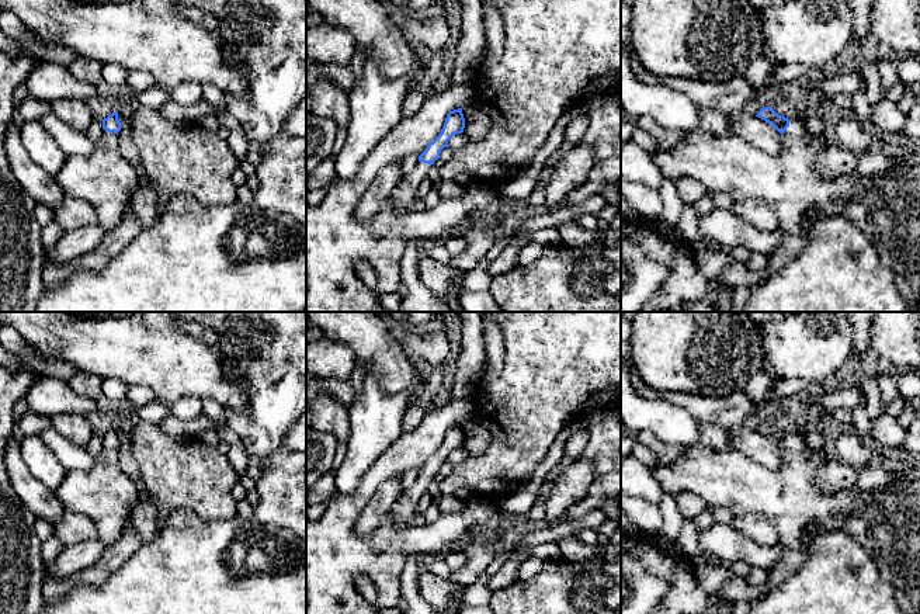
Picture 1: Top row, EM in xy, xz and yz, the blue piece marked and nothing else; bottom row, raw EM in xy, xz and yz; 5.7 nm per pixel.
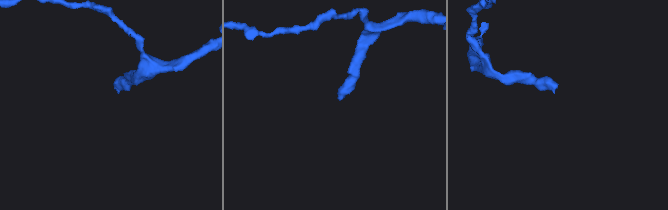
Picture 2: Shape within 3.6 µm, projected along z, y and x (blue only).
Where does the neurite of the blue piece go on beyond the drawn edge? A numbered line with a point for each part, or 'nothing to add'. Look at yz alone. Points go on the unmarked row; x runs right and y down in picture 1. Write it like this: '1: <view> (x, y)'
1: yz (888, 526)

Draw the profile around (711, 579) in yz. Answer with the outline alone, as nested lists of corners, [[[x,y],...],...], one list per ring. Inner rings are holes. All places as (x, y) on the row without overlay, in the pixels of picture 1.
[[[722,562],[721,565],[709,563],[701,572],[697,572],[699,587],[708,593],[715,594],[732,577],[732,562]]]

